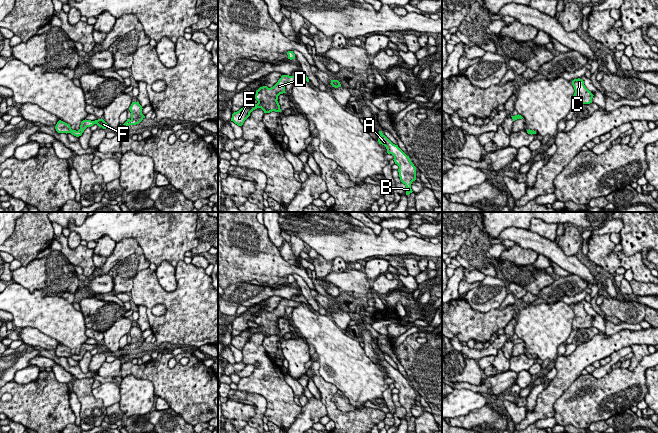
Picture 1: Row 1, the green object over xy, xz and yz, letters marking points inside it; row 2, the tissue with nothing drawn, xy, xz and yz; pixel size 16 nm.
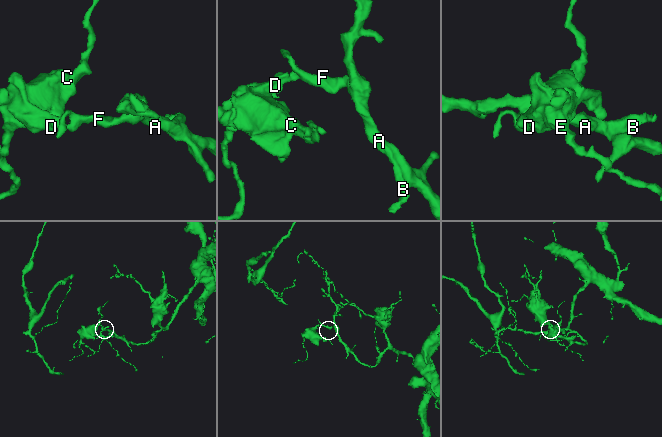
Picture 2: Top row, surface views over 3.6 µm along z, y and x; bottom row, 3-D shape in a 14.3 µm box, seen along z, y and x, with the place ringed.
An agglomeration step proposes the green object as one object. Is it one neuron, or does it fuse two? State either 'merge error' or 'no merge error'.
no merge error

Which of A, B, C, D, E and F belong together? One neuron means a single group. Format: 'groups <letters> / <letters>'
groups A B C D E F

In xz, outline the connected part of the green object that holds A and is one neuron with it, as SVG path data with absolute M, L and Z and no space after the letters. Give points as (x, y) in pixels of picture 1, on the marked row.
M379 131L379 144L386 147L387 153L394 156L394 162L399 166L398 172L401 182L406 186L406 195L412 193L411 184L416 180L416 167L398 145L393 144L383 133Z

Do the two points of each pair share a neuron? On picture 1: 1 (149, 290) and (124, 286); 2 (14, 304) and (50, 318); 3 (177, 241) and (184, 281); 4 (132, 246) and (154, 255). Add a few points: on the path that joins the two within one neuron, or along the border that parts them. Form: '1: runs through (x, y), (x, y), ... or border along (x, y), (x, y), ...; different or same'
1: border along (147, 268), (134, 277), (133, 287), (129, 292); different
2: runs through (23, 305), (30, 310), (41, 313); same
3: border along (182, 259), (175, 268); different
4: border along (123, 238), (134, 238), (143, 253); different

